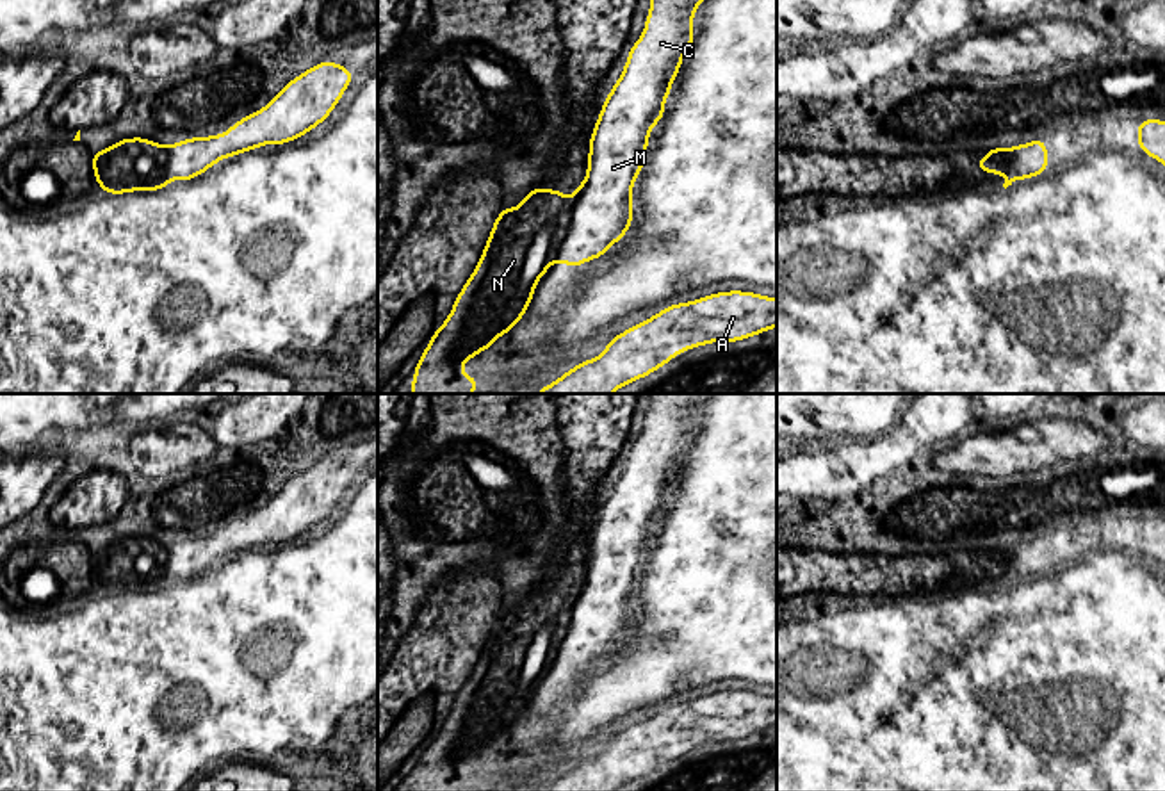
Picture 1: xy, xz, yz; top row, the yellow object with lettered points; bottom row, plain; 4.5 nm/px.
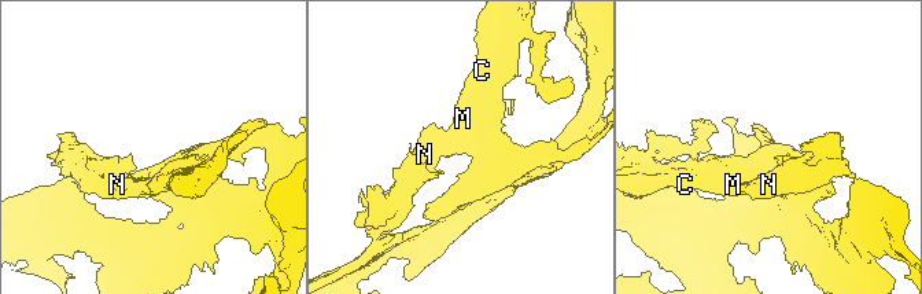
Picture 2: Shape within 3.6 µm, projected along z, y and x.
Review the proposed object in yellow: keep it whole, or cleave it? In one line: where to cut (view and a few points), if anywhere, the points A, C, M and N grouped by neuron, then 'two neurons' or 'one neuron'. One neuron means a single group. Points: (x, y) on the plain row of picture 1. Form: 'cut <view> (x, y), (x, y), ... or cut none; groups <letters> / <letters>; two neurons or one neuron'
cut xz (570, 601), (569, 629), (554, 658); groups A C M / N; two neurons

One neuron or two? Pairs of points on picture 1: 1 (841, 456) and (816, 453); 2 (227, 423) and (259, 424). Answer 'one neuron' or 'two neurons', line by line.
1: one neuron
2: one neuron

